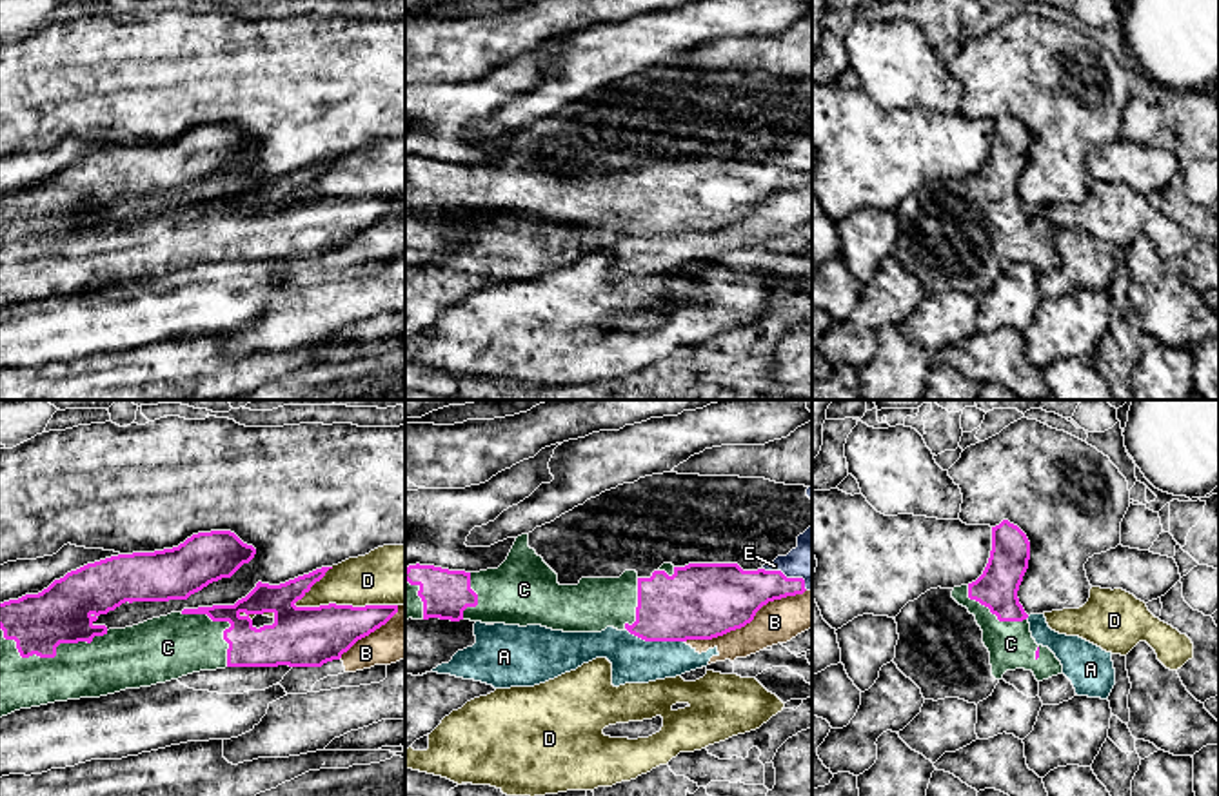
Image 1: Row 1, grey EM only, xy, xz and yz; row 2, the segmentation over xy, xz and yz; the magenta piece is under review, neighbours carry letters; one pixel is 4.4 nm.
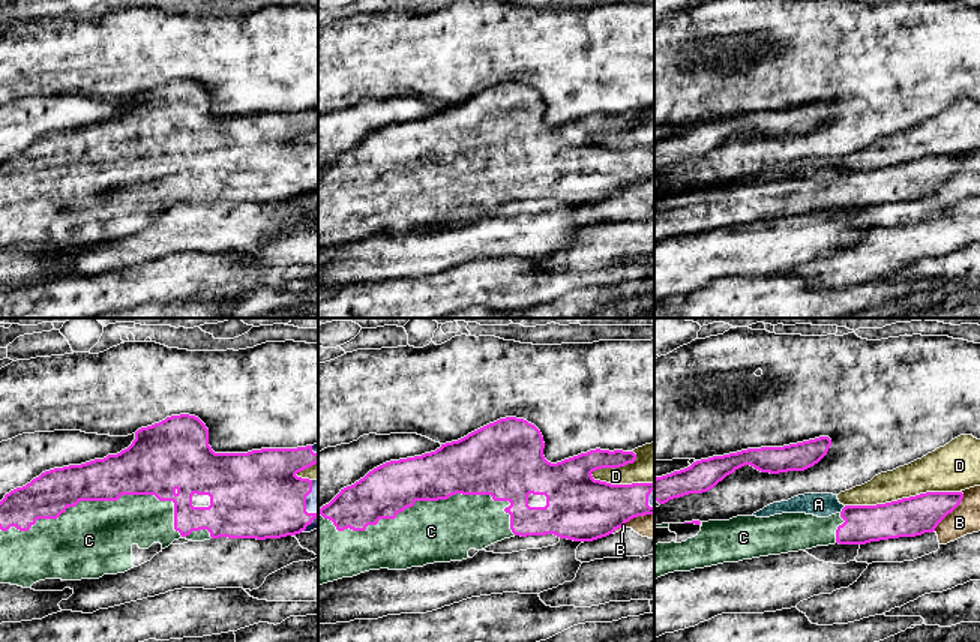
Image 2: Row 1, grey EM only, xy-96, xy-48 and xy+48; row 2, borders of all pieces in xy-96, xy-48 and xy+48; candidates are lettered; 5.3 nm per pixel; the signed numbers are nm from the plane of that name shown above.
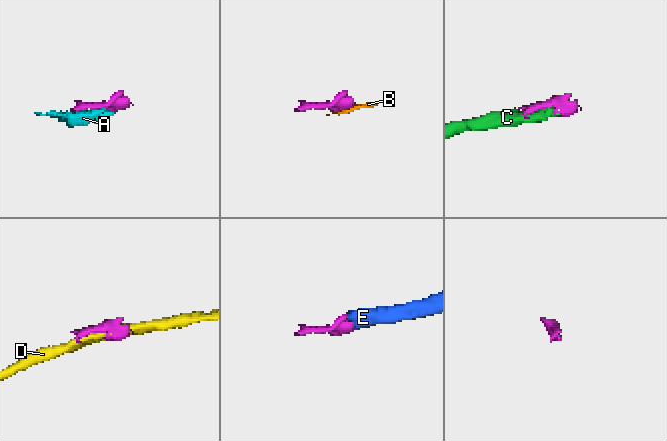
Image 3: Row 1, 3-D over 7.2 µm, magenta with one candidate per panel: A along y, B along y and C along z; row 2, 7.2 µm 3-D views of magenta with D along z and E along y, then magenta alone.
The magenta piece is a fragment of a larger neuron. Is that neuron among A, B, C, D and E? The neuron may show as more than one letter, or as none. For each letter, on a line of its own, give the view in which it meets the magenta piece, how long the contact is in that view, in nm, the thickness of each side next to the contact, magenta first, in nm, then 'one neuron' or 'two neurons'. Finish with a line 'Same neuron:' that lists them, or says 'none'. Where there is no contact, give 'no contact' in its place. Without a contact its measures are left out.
A: meets magenta in xz; contact 280 nm long; 320 nm thick on the magenta side, 200 nm on the other; two neurons
B: meets magenta in xz; contact 600 nm long; 340 nm thick on the magenta side, 190 nm on the other; two neurons
C: meets magenta in xy; contact 480 nm long; 260 nm thick on the magenta side, 260 nm on the other; one neuron
D: meets magenta in xy; contact 460 nm long; 280 nm thick on the magenta side, 280 nm on the other; two neurons
E: meets magenta in xz; contact 220 nm long; 260 nm thick on the magenta side, 180 nm on the other; one neuron
Same neuron: C, E

